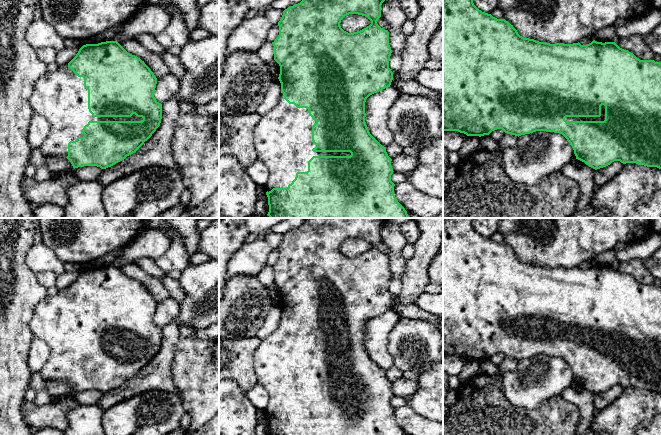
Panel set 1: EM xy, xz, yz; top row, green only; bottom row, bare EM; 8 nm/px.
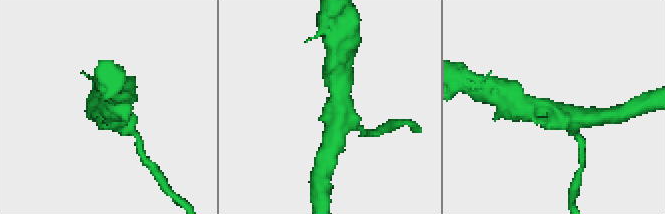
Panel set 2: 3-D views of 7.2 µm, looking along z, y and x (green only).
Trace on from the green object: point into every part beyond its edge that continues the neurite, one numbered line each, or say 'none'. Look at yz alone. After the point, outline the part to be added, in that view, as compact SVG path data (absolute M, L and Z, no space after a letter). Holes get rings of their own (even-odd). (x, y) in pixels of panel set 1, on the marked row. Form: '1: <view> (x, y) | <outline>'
1: yz (602, 117) | M601 106L600 117L566 117L566 121L604 121L605 120L605 106Z

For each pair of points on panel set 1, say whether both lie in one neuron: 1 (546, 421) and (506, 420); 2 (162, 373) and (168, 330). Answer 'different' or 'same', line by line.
1: same
2: same

